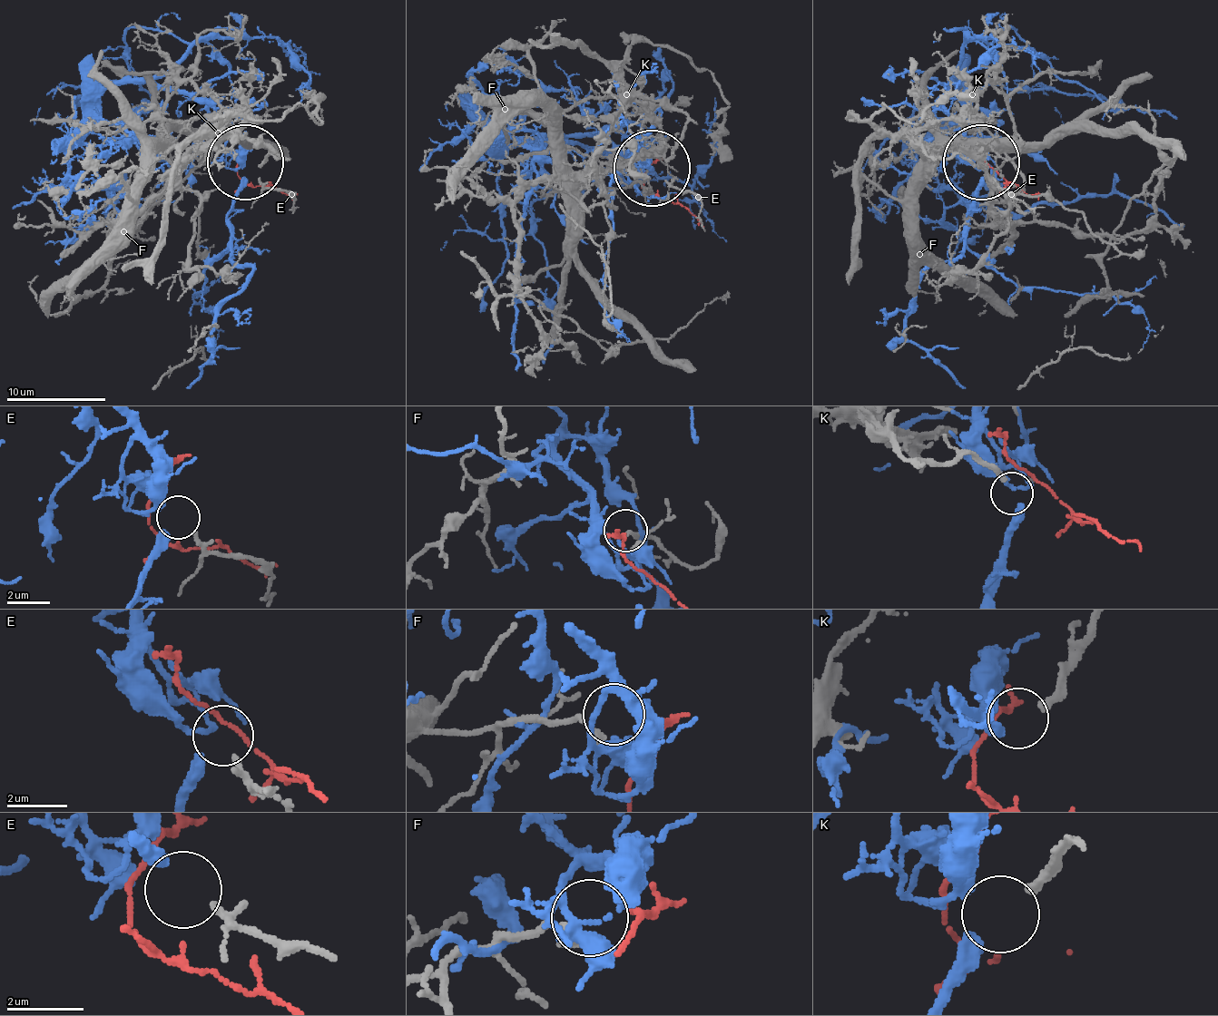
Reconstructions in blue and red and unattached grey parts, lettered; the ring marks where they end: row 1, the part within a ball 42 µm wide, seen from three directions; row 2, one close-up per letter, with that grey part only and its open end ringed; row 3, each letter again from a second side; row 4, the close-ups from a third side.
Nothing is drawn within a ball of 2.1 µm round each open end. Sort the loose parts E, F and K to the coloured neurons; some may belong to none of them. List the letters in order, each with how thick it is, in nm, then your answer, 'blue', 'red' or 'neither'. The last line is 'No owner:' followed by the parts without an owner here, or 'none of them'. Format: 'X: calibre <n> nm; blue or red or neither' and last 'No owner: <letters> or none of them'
E: calibre 200 nm; blue
F: calibre 300 nm; red
K: calibre 260 nm; neither
No owner: K

